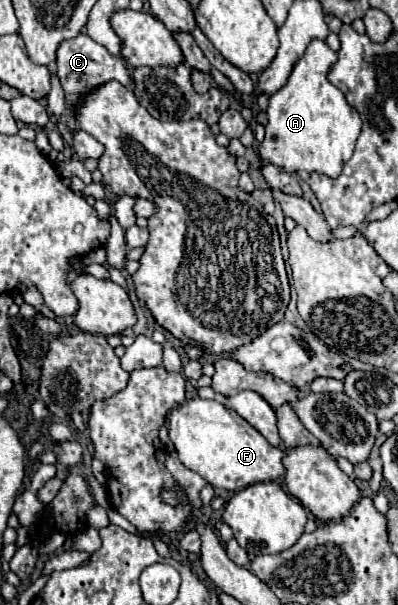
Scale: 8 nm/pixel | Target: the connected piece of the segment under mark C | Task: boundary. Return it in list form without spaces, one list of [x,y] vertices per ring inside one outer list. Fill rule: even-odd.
[[[78,34],[76,38],[62,42],[62,46],[58,48],[56,64],[58,64],[58,76],[64,86],[70,112],[74,112],[74,106],[78,106],[78,102],[82,100],[82,94],[86,94],[86,90],[94,90],[96,86],[100,86],[108,80],[118,80],[124,86],[130,82],[130,72],[124,66],[124,62],[120,58],[114,58],[106,50],[106,46],[94,42],[88,34]]]

